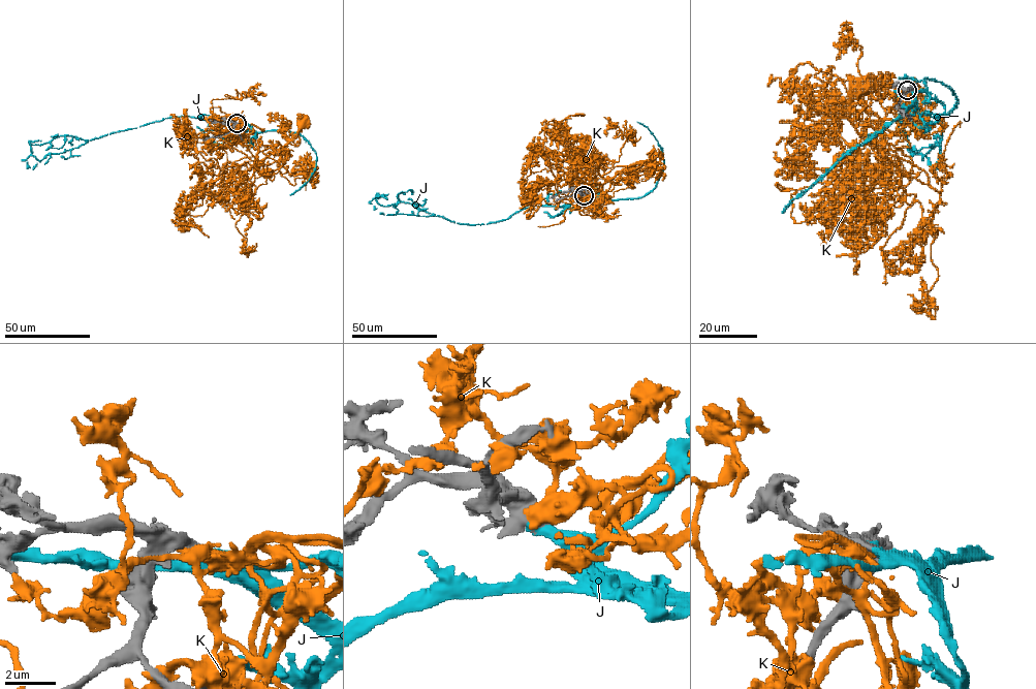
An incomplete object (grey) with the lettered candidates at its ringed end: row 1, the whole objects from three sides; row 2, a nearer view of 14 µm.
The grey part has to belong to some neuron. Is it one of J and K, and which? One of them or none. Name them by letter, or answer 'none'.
J

